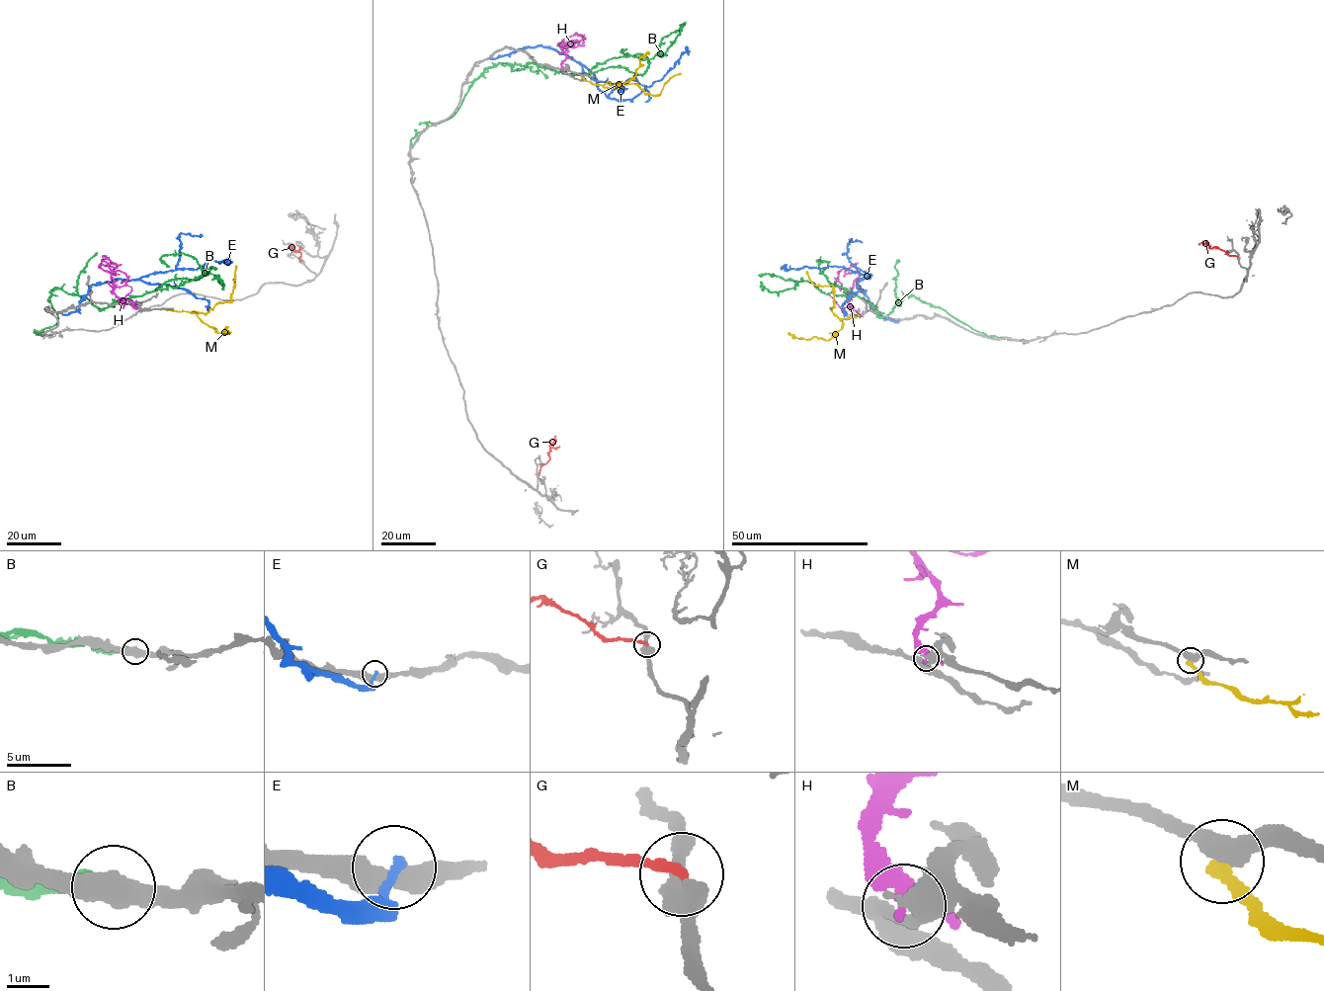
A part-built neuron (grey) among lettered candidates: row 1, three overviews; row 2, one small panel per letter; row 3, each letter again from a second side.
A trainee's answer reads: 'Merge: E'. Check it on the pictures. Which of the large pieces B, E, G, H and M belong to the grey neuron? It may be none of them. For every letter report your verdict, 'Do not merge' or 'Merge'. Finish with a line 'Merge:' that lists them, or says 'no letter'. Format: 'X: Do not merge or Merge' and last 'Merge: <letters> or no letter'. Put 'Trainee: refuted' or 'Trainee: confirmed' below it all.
B: Do not merge
E: Do not merge
G: Merge
H: Do not merge
M: Do not merge
Merge: G
Trainee: refuted

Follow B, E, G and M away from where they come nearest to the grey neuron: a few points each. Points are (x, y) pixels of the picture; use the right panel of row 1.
B: (1016, 340), (986, 335), (914, 295), (879, 316), (864, 299), (820, 291), (812, 283), (771, 291), (760, 283)
E: (898, 319), (881, 316), (856, 287), (870, 274), (830, 266), (781, 269)
G: (1238, 257), (1215, 246), (1209, 248), (1206, 241), (1199, 244)
M: (857, 314), (840, 318), (831, 310), (833, 287), (815, 286), (806, 271)

